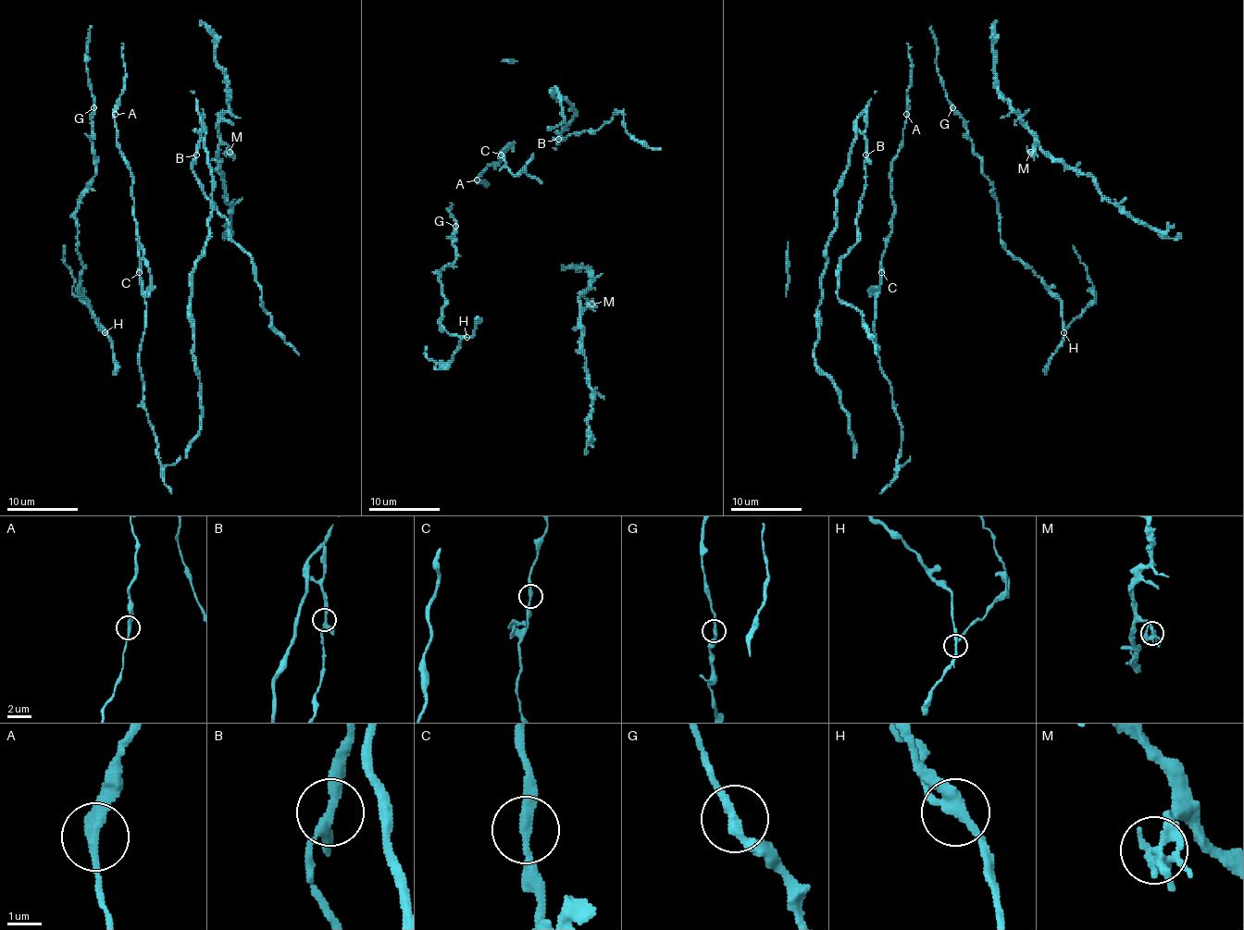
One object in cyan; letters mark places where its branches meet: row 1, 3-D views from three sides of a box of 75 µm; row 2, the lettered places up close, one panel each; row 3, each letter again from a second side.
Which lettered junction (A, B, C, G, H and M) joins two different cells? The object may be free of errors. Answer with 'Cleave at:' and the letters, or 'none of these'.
Cleave at: H

